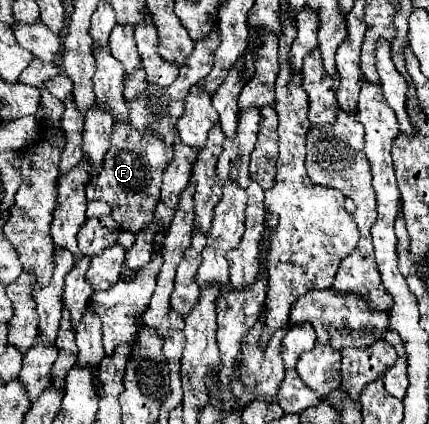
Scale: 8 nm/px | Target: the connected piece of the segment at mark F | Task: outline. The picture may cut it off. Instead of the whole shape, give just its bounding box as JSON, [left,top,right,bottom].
[87,120,173,234]

